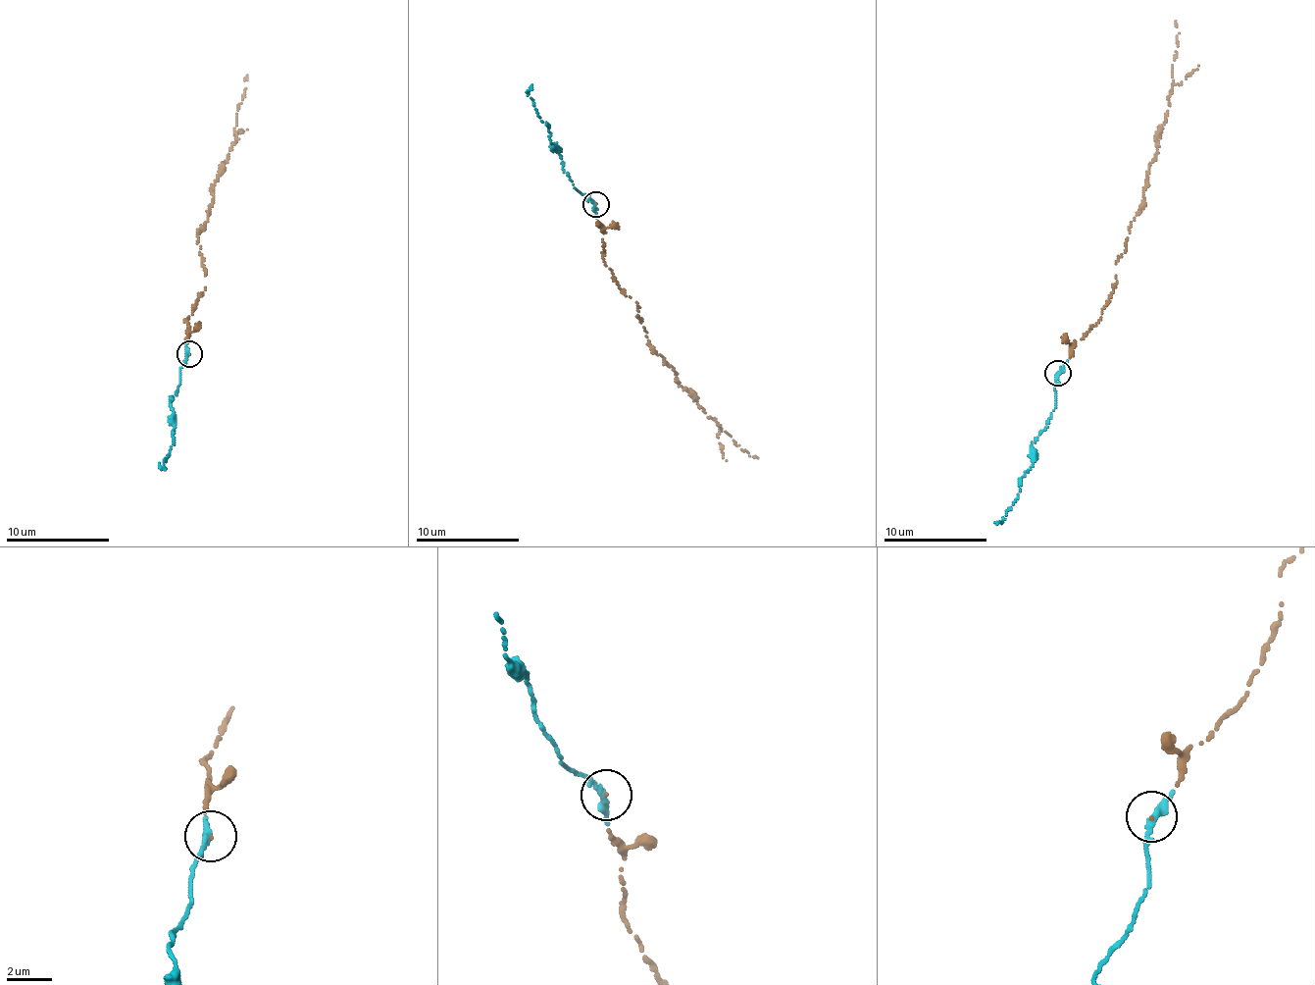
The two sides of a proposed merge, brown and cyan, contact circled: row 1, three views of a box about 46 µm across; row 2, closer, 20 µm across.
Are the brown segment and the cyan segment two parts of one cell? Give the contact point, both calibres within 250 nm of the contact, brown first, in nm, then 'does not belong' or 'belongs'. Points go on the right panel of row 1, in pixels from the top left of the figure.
place (1057, 373); calibres 70 and 300 nm; belongs

